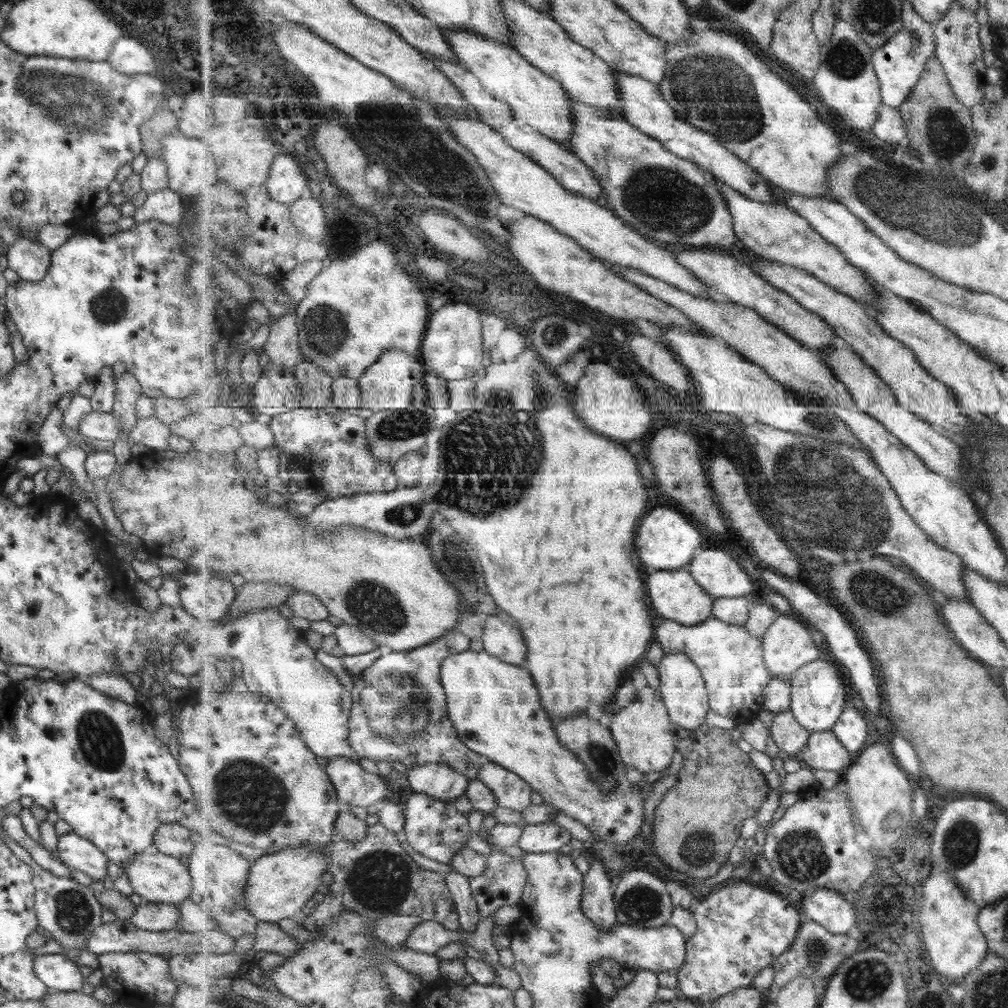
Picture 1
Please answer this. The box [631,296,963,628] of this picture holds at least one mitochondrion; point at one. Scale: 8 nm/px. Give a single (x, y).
(829, 499)

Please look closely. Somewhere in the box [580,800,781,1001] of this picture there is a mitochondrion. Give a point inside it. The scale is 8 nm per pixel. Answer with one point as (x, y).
(639, 905)

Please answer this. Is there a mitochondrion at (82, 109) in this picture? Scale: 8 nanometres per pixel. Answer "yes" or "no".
yes

